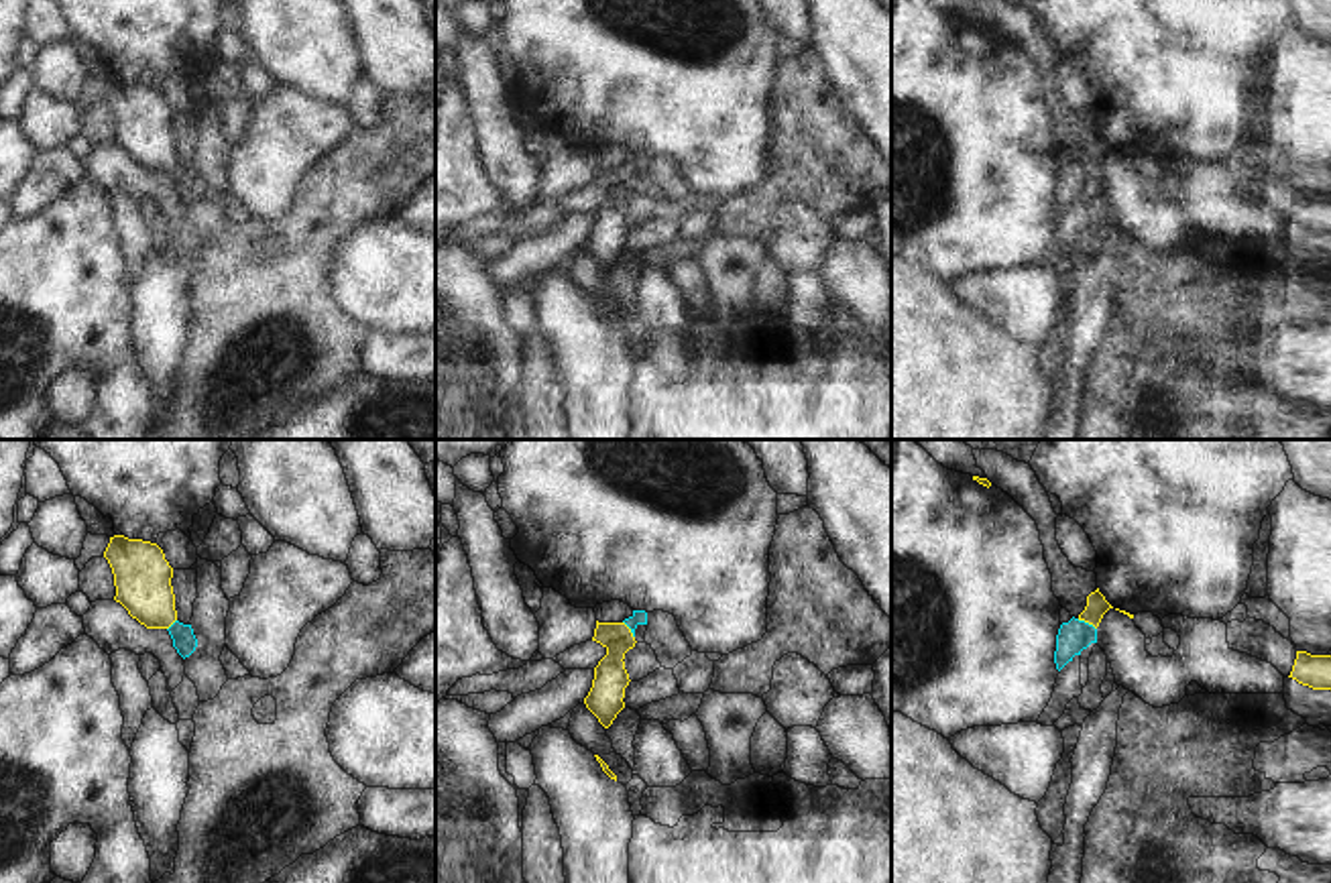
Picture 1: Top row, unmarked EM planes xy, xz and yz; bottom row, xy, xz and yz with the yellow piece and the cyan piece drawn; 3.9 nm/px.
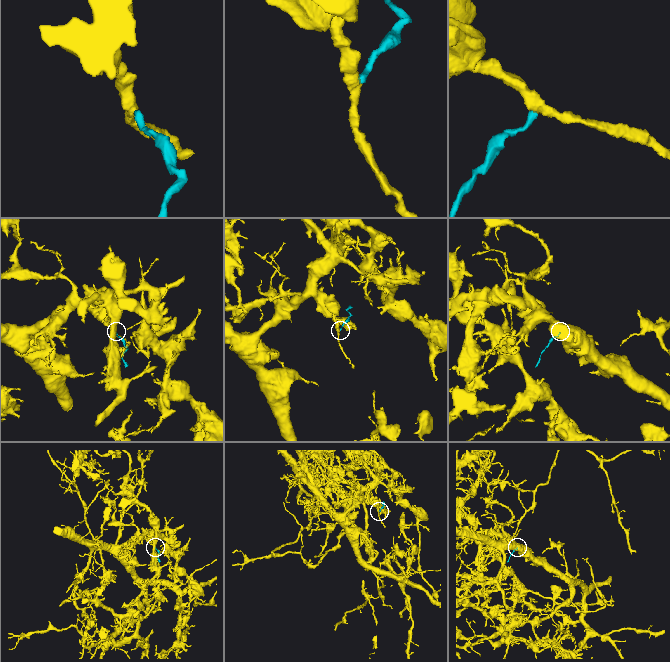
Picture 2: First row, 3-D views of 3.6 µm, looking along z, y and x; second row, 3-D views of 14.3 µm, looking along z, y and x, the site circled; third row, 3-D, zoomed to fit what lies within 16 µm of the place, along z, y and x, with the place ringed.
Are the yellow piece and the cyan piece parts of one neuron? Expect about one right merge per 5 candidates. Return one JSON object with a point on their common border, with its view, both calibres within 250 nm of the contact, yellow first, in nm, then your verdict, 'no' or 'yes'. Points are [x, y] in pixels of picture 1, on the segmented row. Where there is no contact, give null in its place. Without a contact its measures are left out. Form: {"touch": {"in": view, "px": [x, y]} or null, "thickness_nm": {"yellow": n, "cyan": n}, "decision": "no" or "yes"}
{"touch": {"in": "yz", "px": [1087, 621]}, "thickness_nm": {"yellow": 80, "cyan": 130}, "decision": "yes"}

